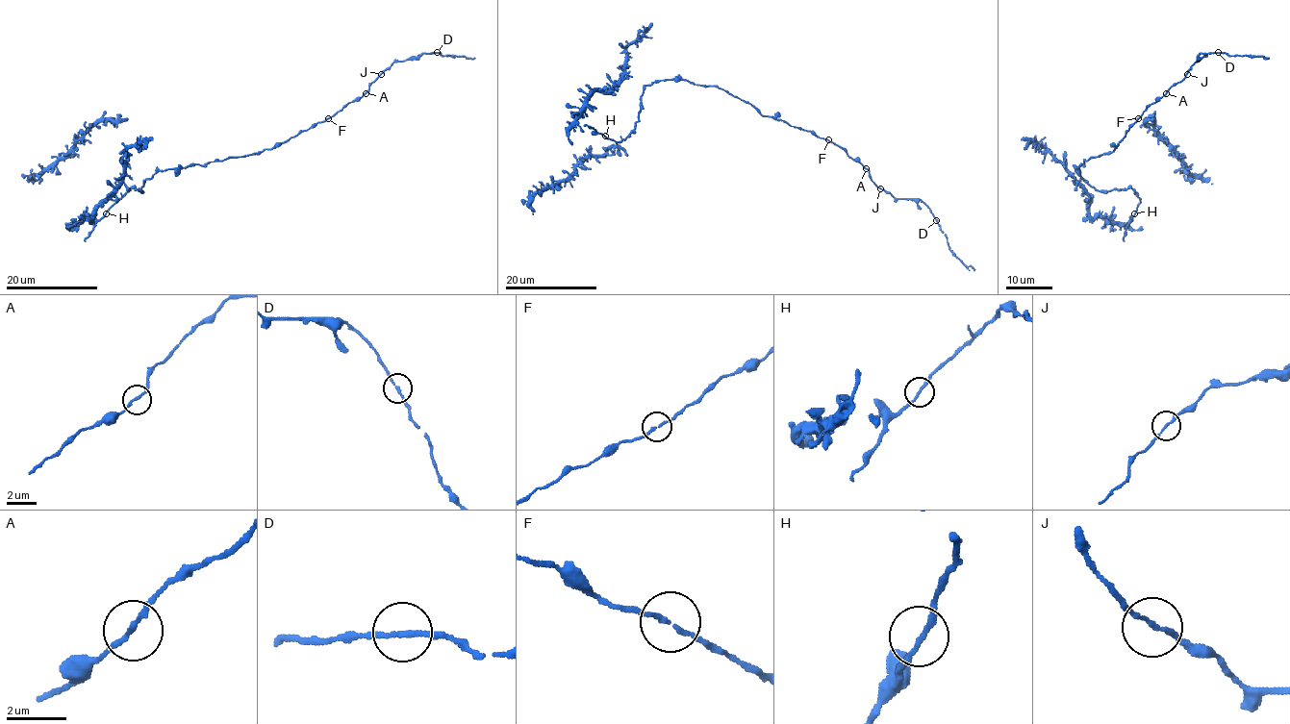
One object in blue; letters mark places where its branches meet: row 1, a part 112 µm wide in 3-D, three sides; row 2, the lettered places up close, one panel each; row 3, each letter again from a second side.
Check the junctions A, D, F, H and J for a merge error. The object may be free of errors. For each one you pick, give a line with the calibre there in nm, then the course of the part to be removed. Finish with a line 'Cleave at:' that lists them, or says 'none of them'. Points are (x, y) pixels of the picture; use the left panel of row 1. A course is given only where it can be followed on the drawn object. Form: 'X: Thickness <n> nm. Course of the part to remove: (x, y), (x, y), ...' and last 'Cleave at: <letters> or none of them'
Cleave at: none of them

